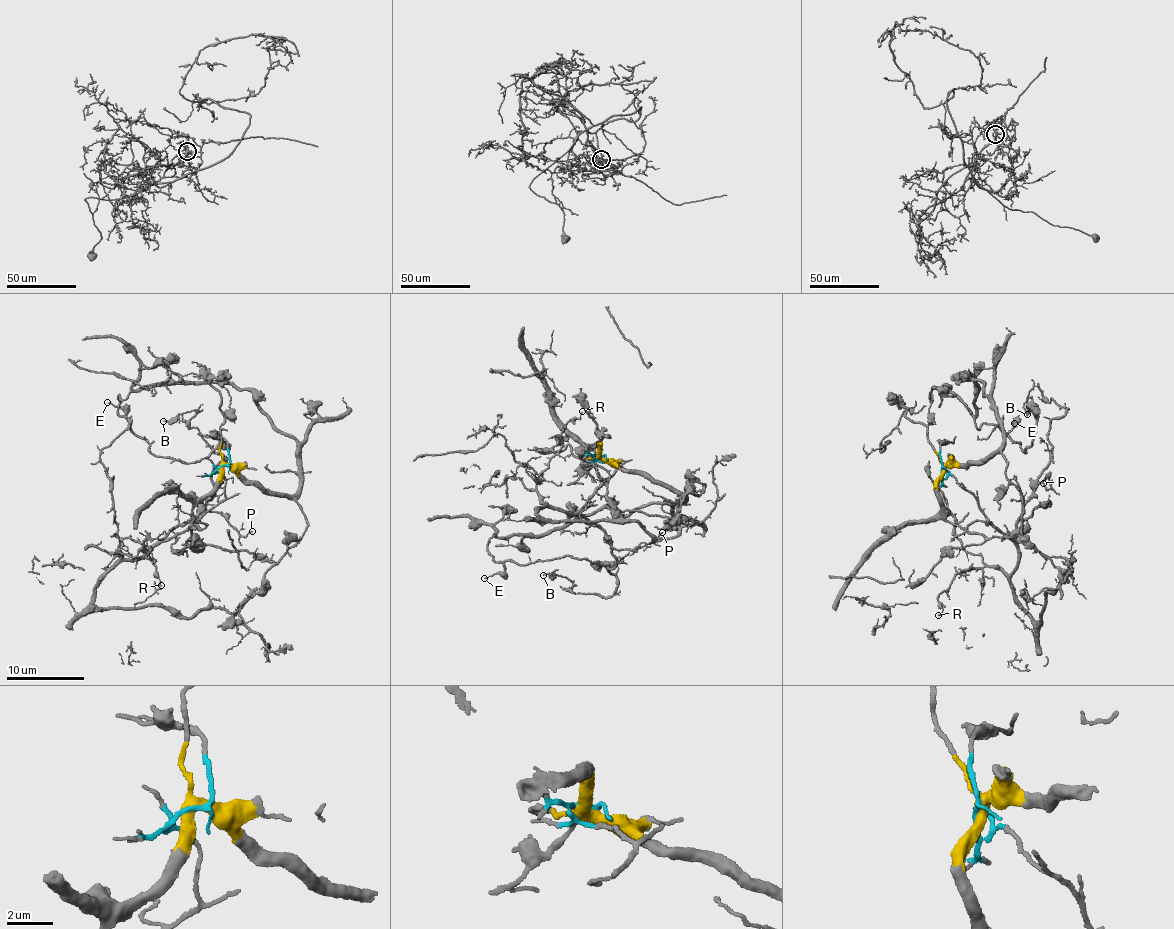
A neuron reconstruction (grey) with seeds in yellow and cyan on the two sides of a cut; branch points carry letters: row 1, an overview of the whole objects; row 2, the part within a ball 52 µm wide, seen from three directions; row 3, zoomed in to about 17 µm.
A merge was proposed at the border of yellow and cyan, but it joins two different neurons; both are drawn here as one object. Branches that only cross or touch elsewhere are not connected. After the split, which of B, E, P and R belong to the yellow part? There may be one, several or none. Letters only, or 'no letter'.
E

